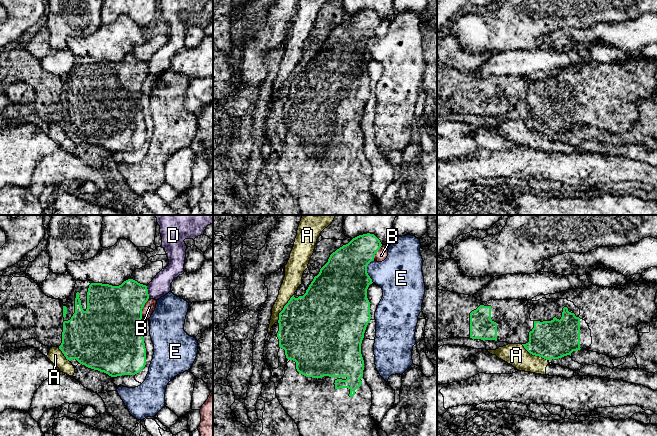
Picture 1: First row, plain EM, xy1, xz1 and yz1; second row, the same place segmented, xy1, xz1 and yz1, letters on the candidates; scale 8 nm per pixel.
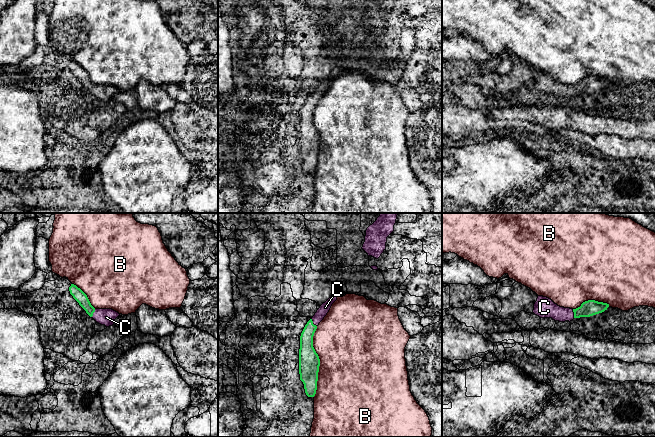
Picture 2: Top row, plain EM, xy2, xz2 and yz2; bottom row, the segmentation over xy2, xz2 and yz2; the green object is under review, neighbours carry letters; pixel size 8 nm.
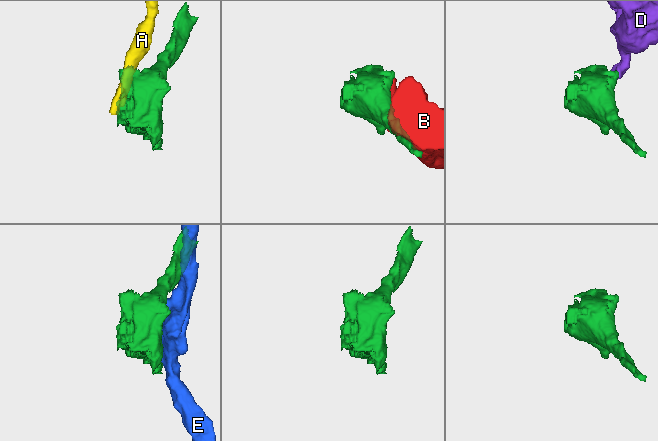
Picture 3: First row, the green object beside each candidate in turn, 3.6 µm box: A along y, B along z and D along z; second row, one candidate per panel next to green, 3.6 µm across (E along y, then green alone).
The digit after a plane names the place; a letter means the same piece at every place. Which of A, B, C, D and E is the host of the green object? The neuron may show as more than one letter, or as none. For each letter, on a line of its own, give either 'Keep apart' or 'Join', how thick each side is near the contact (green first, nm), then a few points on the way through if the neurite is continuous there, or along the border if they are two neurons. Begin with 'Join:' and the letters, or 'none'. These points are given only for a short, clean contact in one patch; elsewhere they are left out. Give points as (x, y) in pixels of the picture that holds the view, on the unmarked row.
Join: C
A: Keep apart. Thickness 480 nm (green) against 140 nm
B: Keep apart. Thickness 170 nm (green) against 500 nm
C: Join. Thickness 130 nm (green) against 80 nm. Path across: xz2 (307, 128), (307, 109), (312, 98), (325, 83)
D: Keep apart. Thickness 360 nm (green) against 160 nm. Boundary: xy1 (146, 62), (149, 74)
E: Keep apart. Thickness 420 nm (green) against 320 nm

